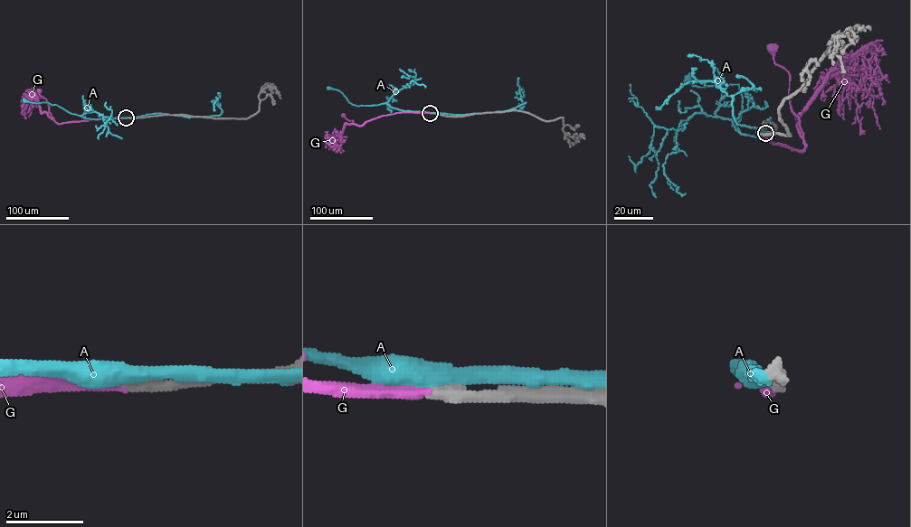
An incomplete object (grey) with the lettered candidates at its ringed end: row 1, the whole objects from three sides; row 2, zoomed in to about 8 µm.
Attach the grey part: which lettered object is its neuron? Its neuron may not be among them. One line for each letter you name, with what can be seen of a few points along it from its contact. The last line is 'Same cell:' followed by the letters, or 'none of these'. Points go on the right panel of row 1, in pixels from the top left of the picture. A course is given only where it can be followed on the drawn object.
G: it runs (765, 133), (772, 143), (796, 150), (805, 145), (799, 119), (791, 109), (789, 74), (774, 61), (773, 48)
Same cell: G

